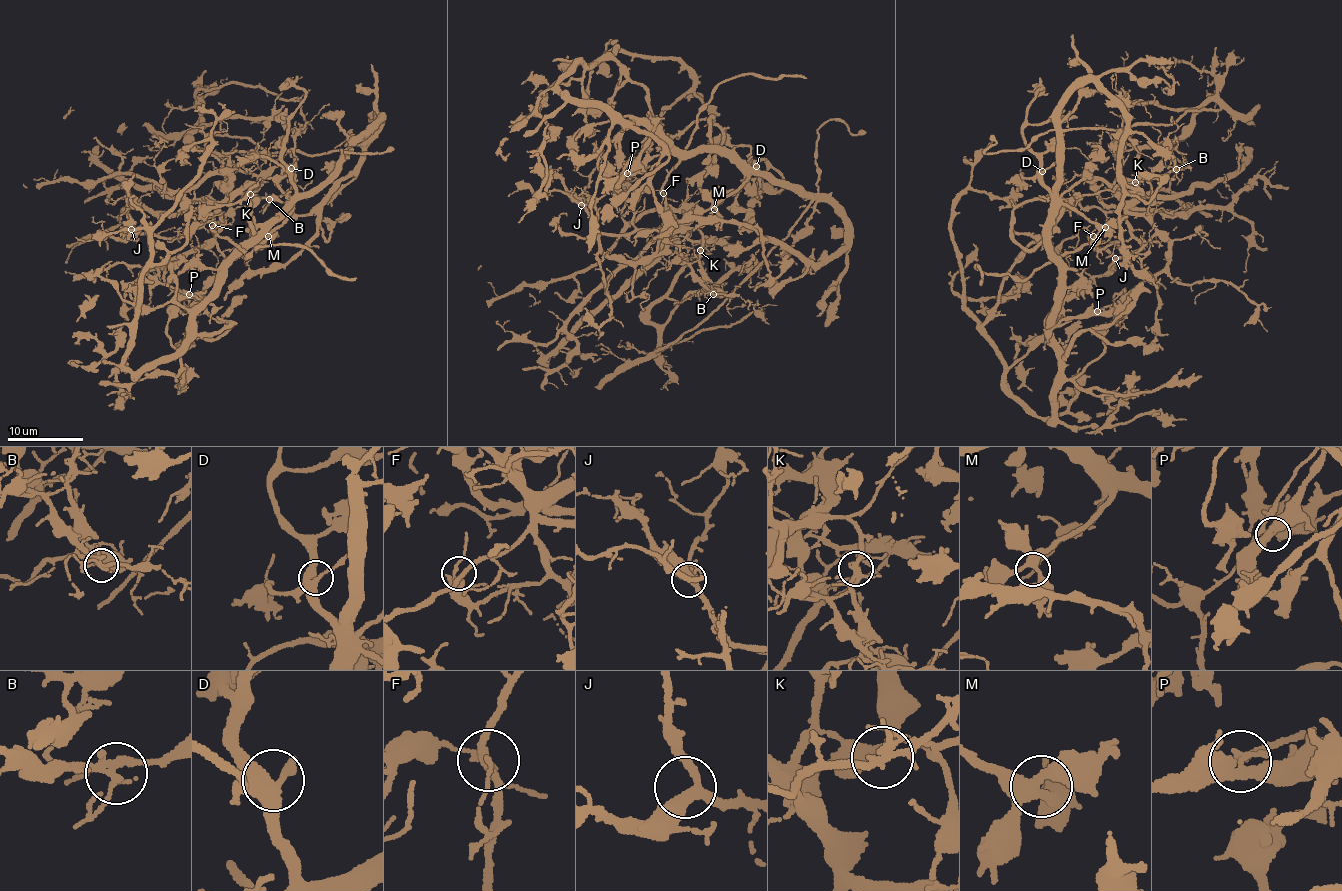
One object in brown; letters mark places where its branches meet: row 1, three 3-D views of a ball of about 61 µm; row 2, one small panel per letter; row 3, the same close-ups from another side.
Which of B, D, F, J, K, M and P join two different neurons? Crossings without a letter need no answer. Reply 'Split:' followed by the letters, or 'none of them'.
Split: K, P

